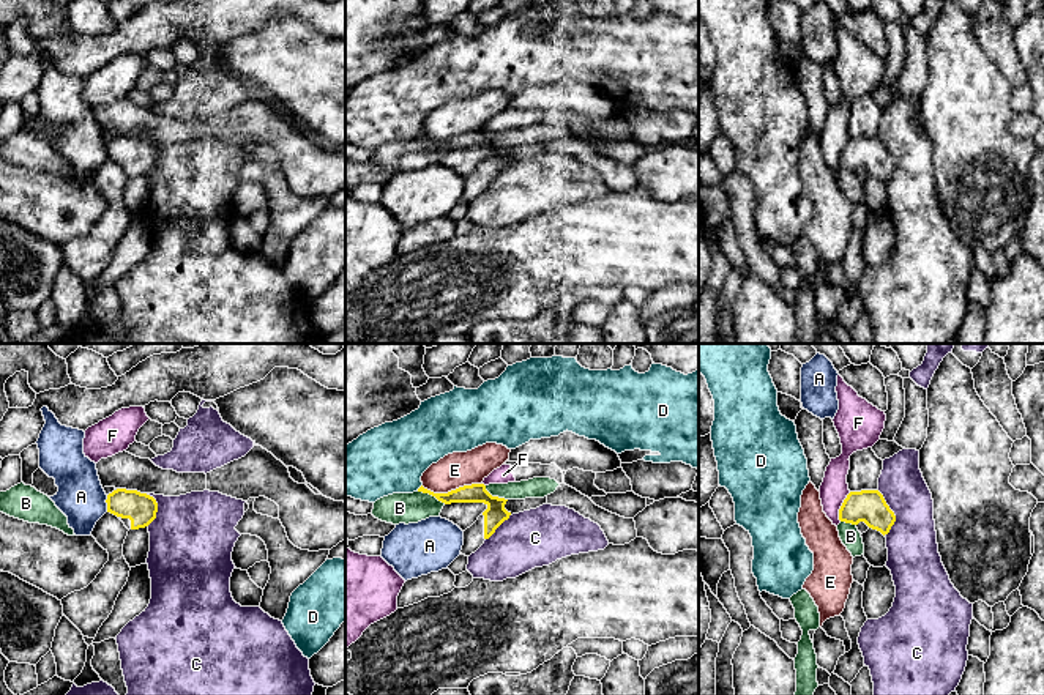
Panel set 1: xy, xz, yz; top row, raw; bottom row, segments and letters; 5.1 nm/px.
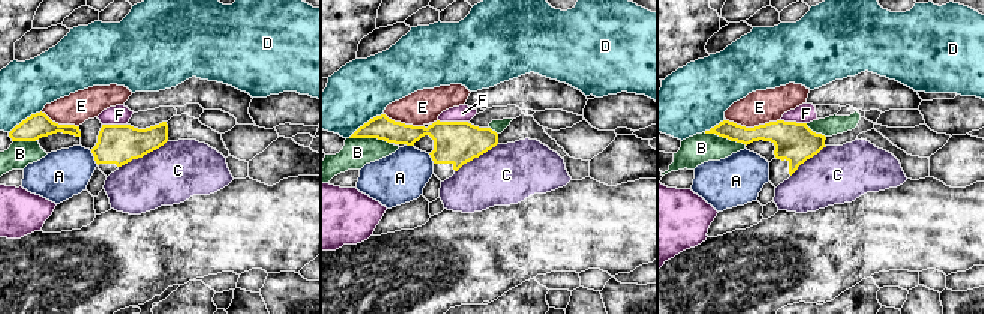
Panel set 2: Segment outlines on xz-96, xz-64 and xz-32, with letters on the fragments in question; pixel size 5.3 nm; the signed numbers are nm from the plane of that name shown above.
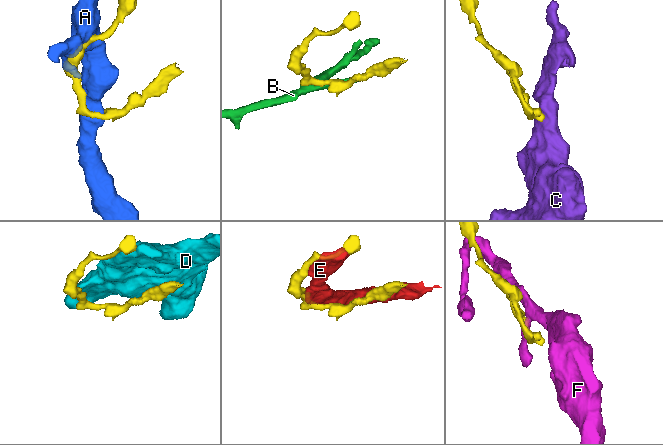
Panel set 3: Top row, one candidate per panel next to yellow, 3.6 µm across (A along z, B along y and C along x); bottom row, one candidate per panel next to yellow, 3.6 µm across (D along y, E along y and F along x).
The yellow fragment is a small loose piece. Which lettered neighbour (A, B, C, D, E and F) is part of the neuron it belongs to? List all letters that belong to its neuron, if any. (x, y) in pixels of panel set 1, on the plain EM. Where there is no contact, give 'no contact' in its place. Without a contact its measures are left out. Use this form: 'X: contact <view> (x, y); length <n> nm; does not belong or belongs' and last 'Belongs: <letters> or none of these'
A: contact xy (106, 148); length 90 nm; does not belong
B: contact xz (432, 142); length 160 nm; does not belong
C: contact yz (893, 159); length 240 nm; does not belong
D: contact xz (420, 134); length 50 nm; does not belong
E: contact xz (451, 137); length 320 nm; does not belong
F: contact yz (841, 153); length 160 nm; does not belong
Belongs: none of these

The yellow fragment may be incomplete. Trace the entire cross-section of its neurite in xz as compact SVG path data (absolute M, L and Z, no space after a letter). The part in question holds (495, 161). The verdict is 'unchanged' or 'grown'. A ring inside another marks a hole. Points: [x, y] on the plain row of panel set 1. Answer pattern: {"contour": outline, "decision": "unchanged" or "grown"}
{"contour": "M484 131L464 132L448 140L434 140L423 132L418 139L429 140L445 151L451 150L484 150L487 156L478 167L464 178L464 192L460 200L470 203L475 200L495 177L509 165L511 159L505 156L508 147L492 143Z", "decision": "grown"}

